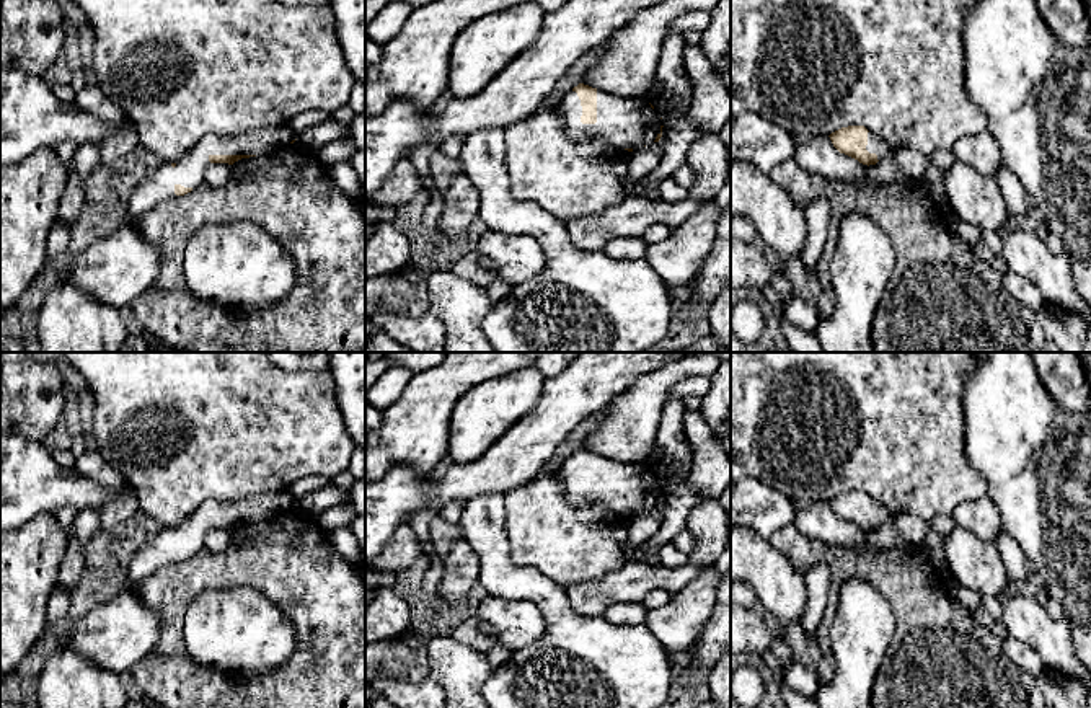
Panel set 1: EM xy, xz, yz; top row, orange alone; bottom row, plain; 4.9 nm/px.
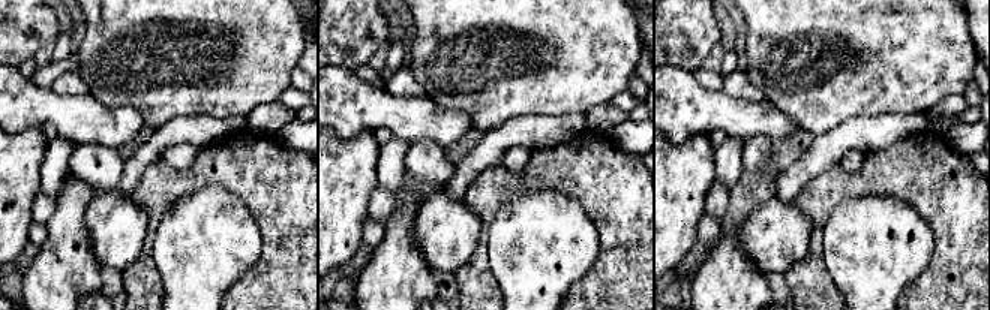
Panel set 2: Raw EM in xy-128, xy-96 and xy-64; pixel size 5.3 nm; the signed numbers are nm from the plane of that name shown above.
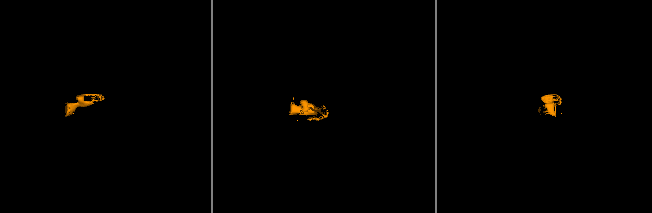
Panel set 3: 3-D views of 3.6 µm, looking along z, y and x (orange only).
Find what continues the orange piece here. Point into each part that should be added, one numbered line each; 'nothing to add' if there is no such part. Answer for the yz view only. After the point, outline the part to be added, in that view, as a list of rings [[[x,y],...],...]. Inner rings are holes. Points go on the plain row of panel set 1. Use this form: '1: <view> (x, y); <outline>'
1: yz (876, 511); [[[871,496],[868,498],[866,516],[869,519],[876,519],[879,527],[884,525],[892,517],[892,514],[887,511],[887,507],[884,507],[881,502],[872,499]]]

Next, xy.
1: xy (189, 534); [[[289,489],[253,494],[240,501],[209,499],[176,525],[174,533],[171,529],[163,529],[134,553],[129,563],[130,586],[140,584],[166,564],[178,563],[176,550],[192,555],[202,550],[210,520],[263,520],[289,511],[295,504]]]

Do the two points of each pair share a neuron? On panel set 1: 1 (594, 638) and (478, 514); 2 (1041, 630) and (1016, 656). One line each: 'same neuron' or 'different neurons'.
1: same neuron
2: different neurons

